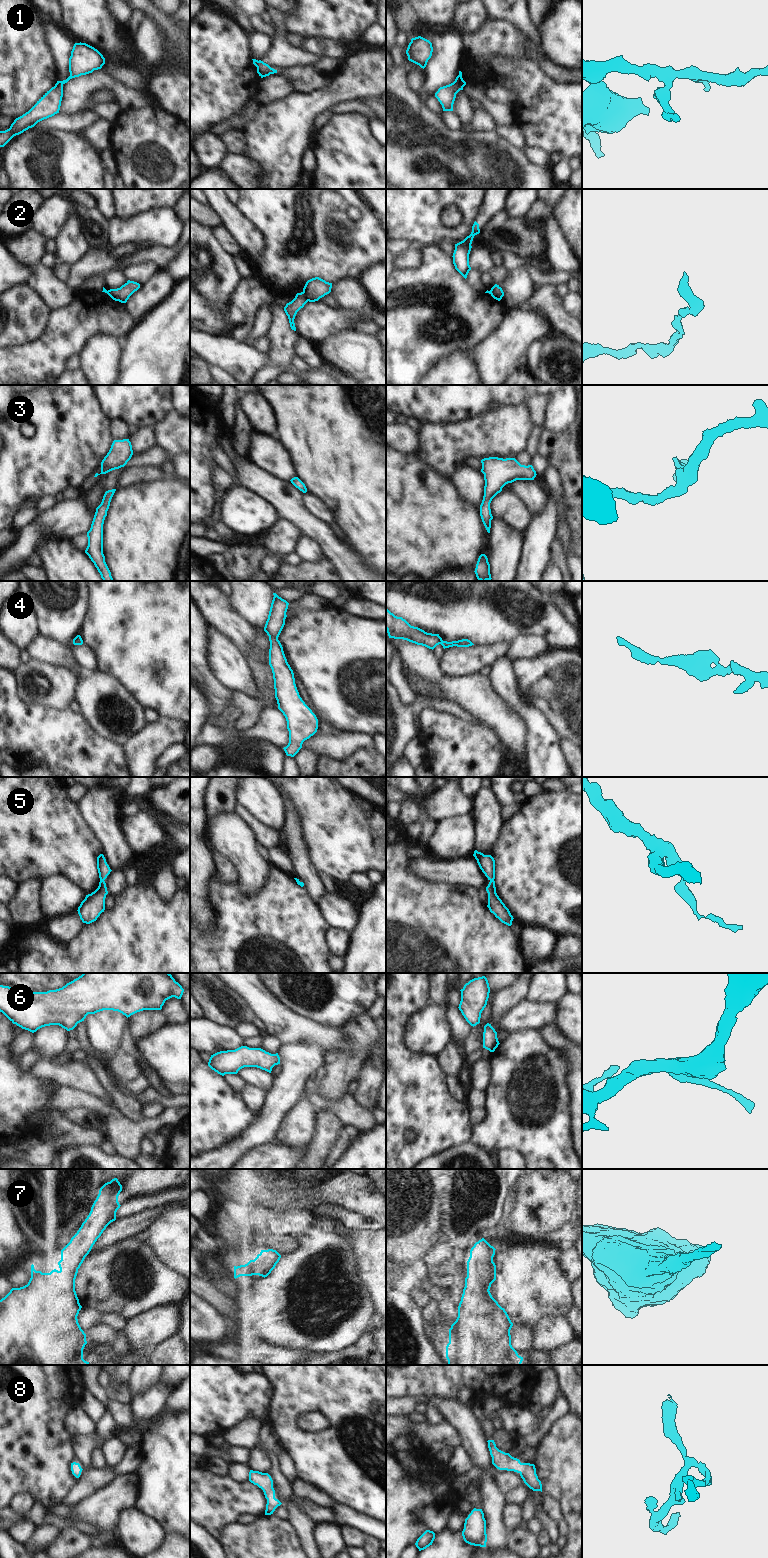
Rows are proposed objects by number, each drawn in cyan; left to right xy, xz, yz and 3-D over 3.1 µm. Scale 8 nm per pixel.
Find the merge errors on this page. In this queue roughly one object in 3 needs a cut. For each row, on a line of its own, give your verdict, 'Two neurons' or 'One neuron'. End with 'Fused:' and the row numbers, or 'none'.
1: Two neurons
2: Two neurons
3: One neuron
4: One neuron
5: One neuron
6: One neuron
7: One neuron
8: One neuron
Fused: 1, 2.

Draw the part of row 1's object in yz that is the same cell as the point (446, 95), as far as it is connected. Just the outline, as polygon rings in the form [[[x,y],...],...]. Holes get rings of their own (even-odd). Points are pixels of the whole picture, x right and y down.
[[[456,82],[438,89],[438,91],[435,93],[435,97],[442,105],[443,111],[453,111],[453,104],[456,98],[456,94],[460,90],[463,90],[463,86]]]

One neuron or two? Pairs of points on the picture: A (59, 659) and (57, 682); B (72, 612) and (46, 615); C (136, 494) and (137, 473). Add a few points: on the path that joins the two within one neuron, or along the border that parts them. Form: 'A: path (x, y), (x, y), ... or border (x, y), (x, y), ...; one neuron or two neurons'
A: border (45, 662), (51, 665), (67, 666), (79, 676); two neurons
B: path (66, 612), (52, 615); one neuron
C: border (159, 480), (118, 487); two neurons

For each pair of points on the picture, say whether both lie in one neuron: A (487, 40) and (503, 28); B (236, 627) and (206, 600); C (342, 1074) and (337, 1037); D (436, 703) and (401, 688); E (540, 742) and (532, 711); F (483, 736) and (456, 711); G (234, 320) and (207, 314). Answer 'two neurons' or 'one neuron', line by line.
A: one neuron
B: one neuron
C: two neurons
D: two neurons
E: one neuron
F: two neurons
G: one neuron

